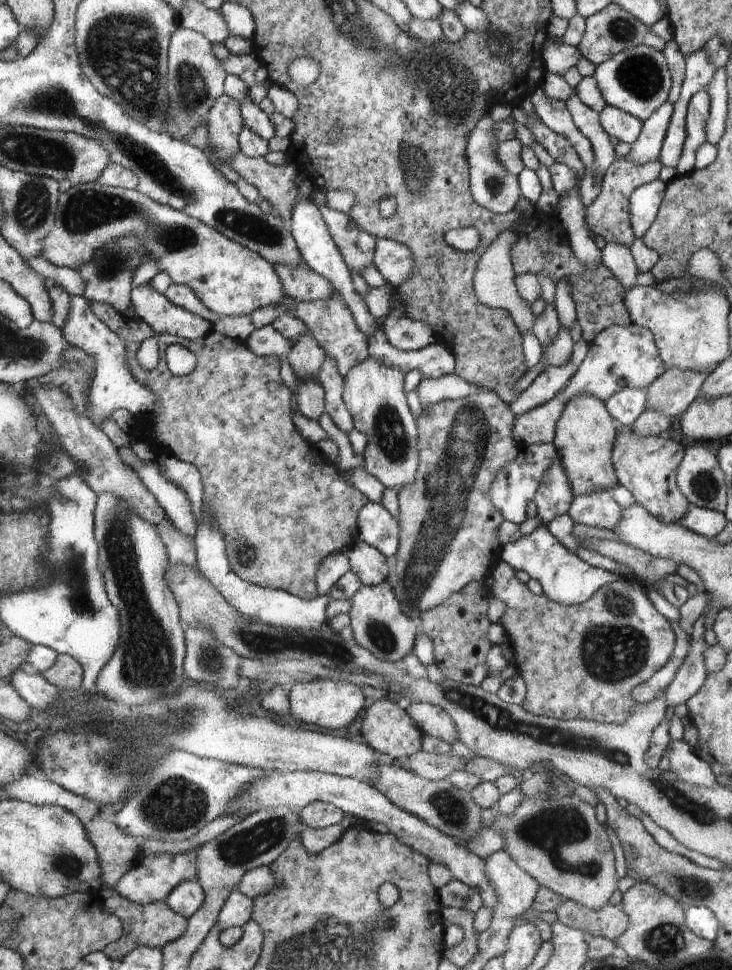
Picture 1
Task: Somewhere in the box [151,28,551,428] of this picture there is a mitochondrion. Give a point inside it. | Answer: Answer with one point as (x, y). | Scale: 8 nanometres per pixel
(190, 90)

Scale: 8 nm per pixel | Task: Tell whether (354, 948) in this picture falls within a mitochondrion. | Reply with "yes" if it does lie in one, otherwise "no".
yes

